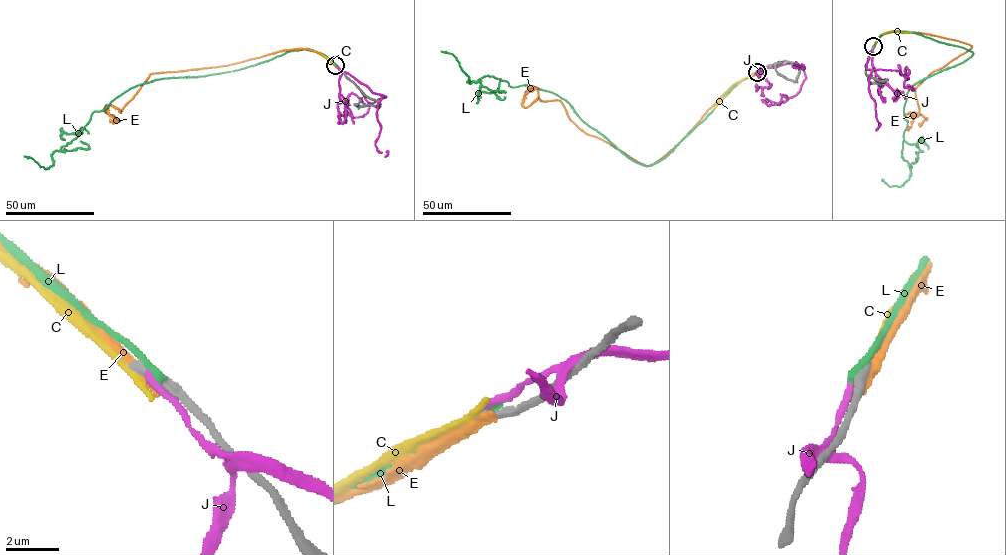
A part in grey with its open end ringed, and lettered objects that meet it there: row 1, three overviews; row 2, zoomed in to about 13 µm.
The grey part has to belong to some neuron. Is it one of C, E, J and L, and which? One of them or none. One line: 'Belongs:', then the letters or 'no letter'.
Belongs: no letter

